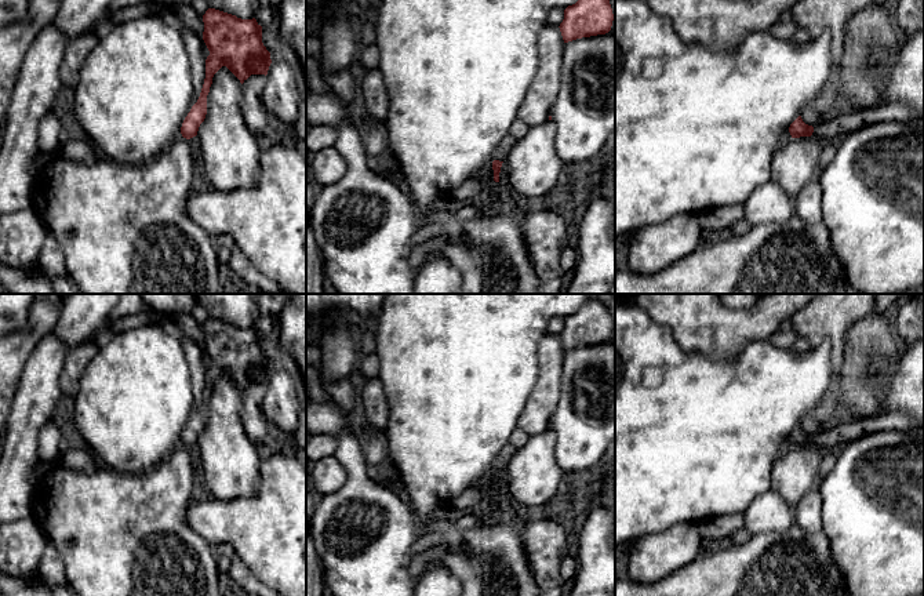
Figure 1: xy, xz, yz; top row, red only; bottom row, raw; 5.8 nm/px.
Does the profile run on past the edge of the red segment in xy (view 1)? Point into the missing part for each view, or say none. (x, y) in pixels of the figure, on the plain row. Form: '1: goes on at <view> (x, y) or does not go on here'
1: does not go on here

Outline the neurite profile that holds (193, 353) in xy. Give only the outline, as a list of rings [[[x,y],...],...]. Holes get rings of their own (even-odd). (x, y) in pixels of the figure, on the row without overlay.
[[[192,339],[182,341],[182,349],[188,360],[188,366],[192,374],[192,390],[194,403],[192,407],[192,415],[197,411],[204,388],[205,388],[205,368],[203,366],[203,349]]]

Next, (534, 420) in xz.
[[[546,334],[536,349],[539,378],[523,408],[517,428],[528,436],[538,436],[549,429],[550,418],[561,393],[564,349],[559,335]]]

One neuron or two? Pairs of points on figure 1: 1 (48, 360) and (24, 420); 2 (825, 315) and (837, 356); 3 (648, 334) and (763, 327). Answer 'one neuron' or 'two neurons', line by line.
1: one neuron
2: one neuron
3: two neurons

